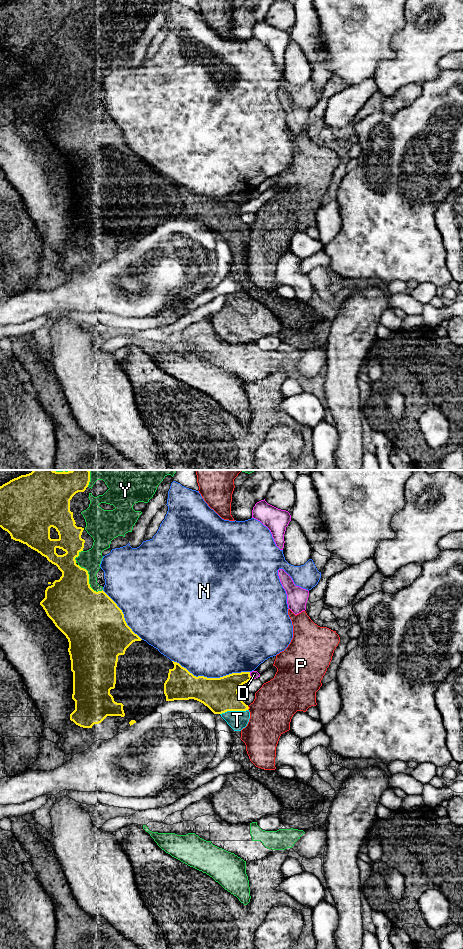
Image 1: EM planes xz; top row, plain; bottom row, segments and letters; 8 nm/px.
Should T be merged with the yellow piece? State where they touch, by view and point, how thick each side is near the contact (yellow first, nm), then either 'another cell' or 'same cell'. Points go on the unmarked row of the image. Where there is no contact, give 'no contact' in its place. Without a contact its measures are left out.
xz (233, 230) | 280/160 nm | same cell

